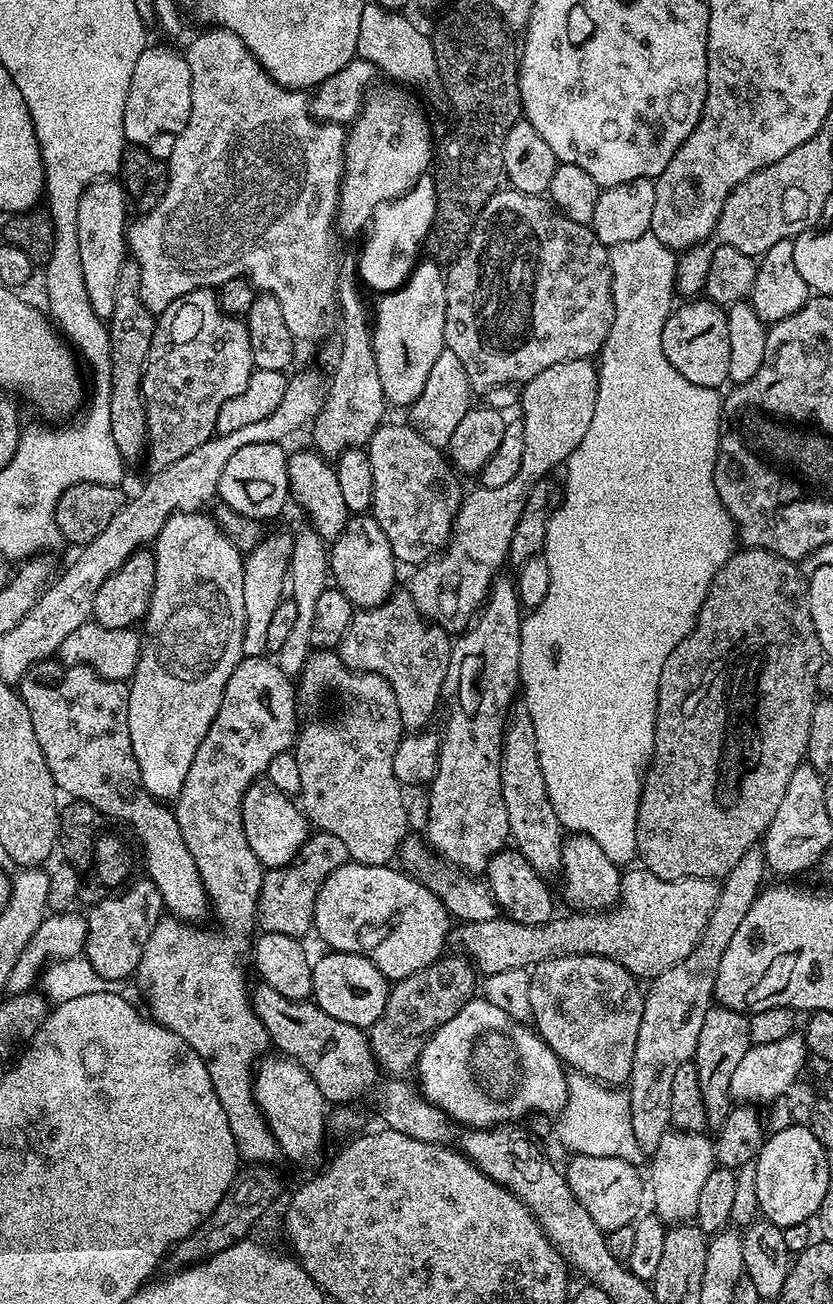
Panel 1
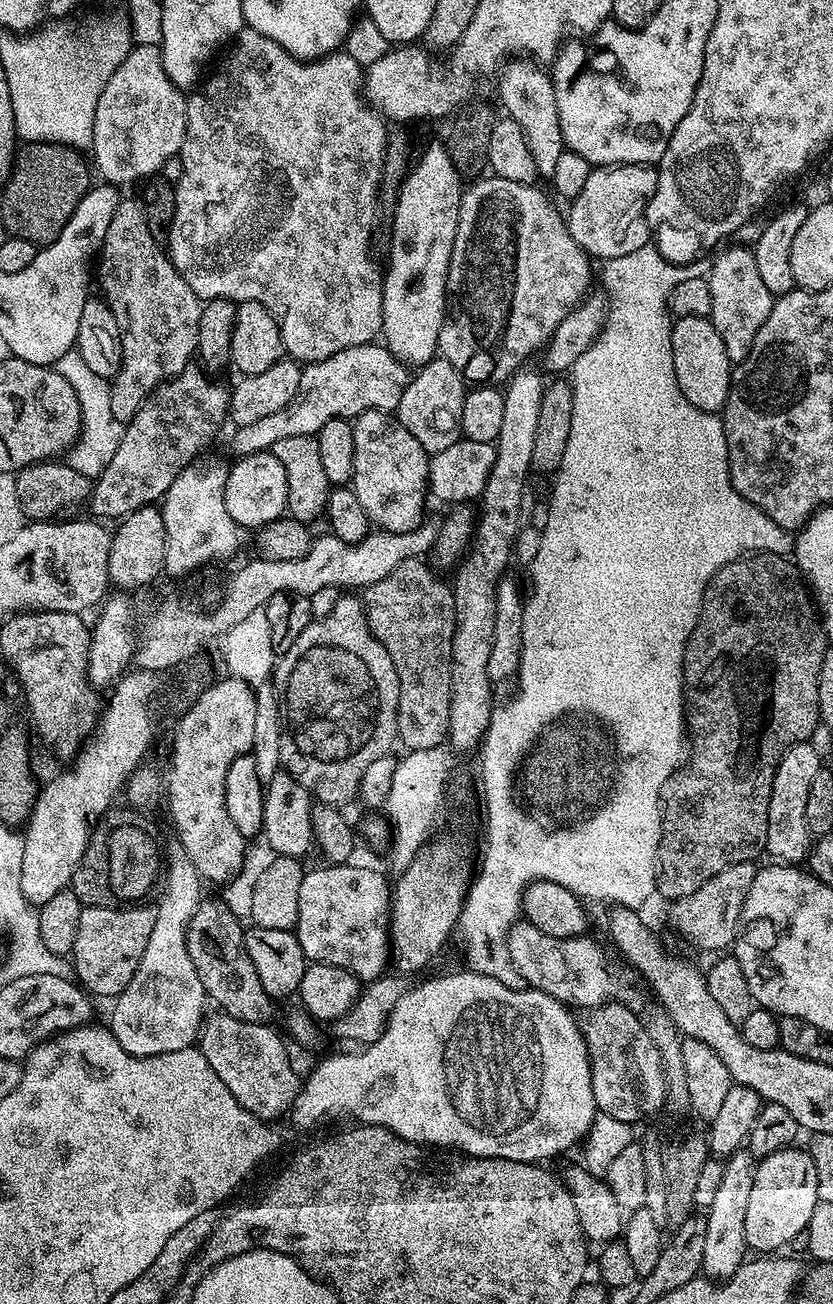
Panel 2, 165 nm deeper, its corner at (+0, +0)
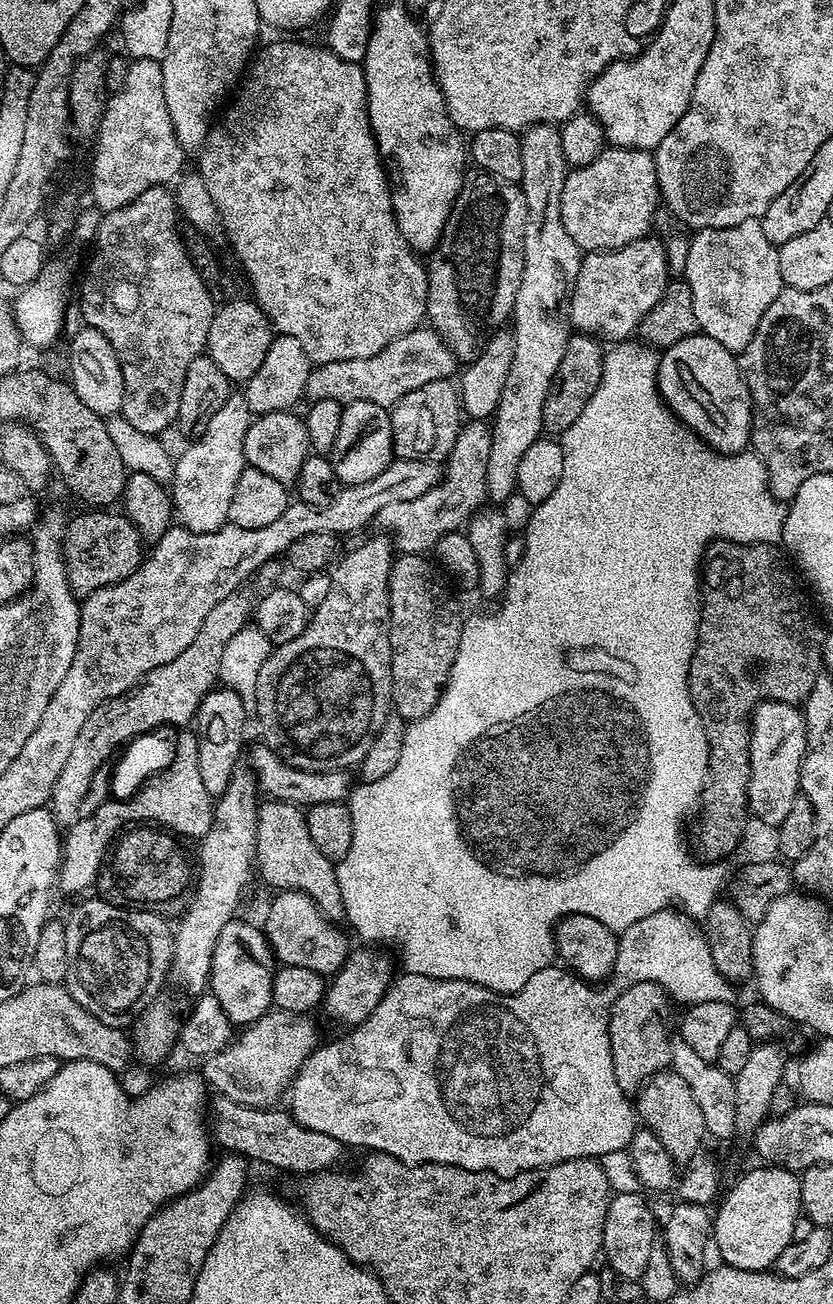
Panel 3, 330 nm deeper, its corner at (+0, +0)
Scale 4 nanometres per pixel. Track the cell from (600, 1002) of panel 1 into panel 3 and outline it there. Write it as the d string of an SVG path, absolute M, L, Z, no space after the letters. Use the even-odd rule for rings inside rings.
M653 981L625 987L620 993L621 996L617 1000L613 999L608 1009L614 1078L618 1078L618 1086L622 1086L624 1092L636 1094L651 1076L657 1076L672 1063L672 1040L664 1025L670 997L662 986Z

